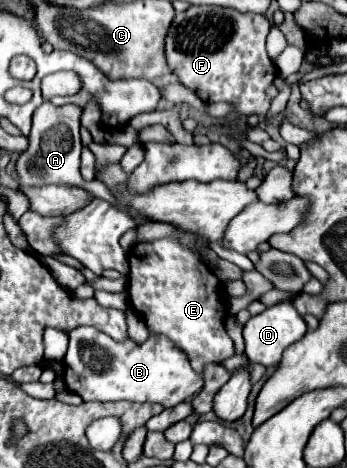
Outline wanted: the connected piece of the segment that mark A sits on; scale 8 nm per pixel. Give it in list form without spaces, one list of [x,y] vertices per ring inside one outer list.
[[[44,102],[40,108],[36,108],[32,116],[32,130],[28,136],[28,148],[18,156],[16,160],[16,174],[20,186],[44,186],[44,184],[66,184],[66,186],[78,186],[90,190],[94,196],[100,196],[112,206],[118,207],[115,196],[102,184],[88,184],[80,176],[80,114],[82,108],[74,104],[66,106],[54,106],[50,102]]]

